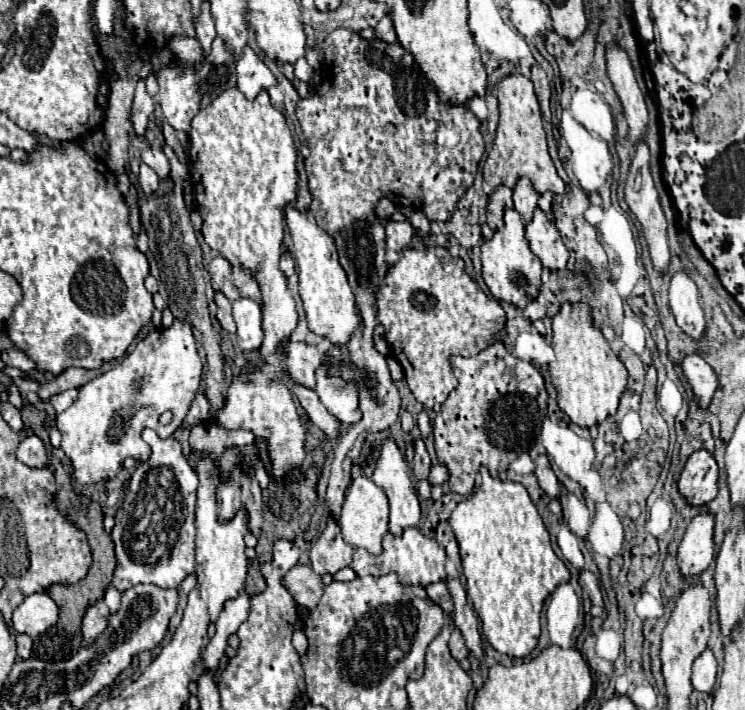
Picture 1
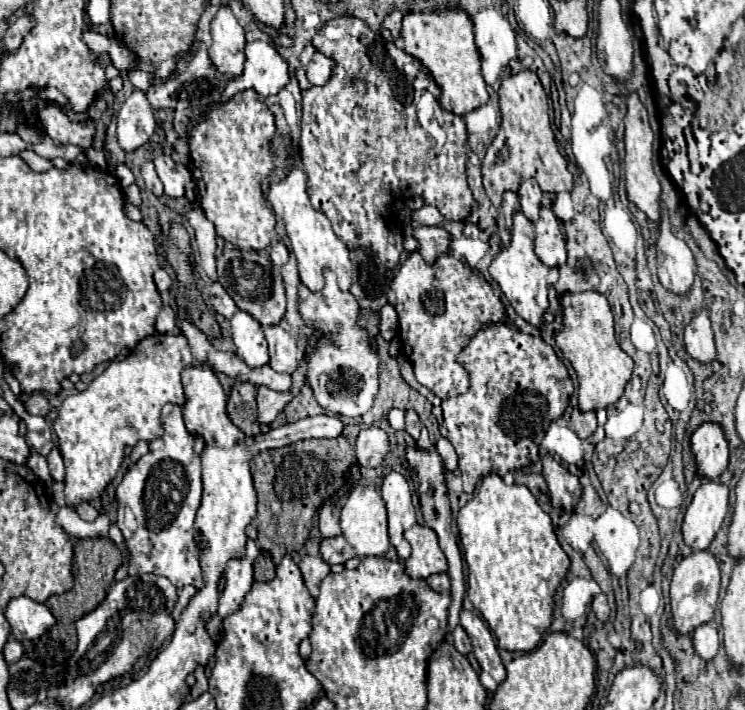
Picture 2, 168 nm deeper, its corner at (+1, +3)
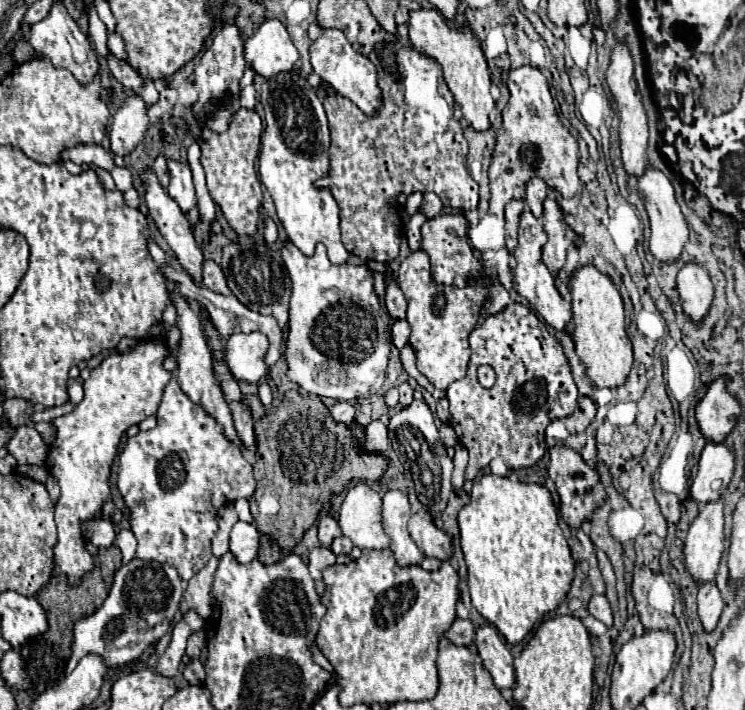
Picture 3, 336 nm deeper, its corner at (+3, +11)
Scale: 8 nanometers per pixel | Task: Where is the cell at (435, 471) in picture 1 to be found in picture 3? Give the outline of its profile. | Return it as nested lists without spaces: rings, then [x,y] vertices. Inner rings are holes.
[[[442,424],[438,430],[440,430],[442,444],[444,444],[446,448],[450,448],[450,446],[456,446],[456,444],[458,444],[458,438],[456,438],[456,434],[454,434],[454,428],[452,428],[450,424]]]

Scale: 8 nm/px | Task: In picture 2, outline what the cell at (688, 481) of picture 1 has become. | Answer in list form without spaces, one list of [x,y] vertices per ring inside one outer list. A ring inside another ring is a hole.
[[[702,422],[692,434],[692,452],[704,478],[718,478],[728,466],[728,440],[718,422]]]

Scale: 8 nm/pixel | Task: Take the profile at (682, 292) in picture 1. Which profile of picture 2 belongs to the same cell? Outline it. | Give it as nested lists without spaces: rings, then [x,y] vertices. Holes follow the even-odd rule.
[[[660,204],[656,258],[658,258],[658,278],[662,286],[676,294],[688,292],[696,274],[694,256],[688,244],[672,234],[668,210],[664,204]]]

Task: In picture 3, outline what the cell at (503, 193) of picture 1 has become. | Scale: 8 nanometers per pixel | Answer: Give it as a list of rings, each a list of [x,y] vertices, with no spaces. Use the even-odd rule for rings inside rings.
[[[510,200],[506,204],[506,248],[512,252],[518,244],[518,216],[524,210],[524,200]]]

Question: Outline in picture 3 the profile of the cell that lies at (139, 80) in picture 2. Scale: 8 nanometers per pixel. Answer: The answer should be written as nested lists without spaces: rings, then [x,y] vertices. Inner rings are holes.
[[[110,34],[110,36],[108,36],[108,48],[110,48],[110,52],[112,52],[114,56],[118,56],[120,60],[128,60],[128,54],[124,52],[124,42],[122,42],[122,38],[120,38],[118,34]]]

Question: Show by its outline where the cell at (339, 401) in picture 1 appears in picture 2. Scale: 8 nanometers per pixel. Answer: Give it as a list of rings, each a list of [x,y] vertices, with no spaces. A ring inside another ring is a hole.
[[[326,268],[324,288],[320,292],[310,292],[304,284],[298,286],[298,312],[310,328],[318,328],[322,334],[316,350],[306,358],[306,382],[310,384],[316,402],[326,412],[338,416],[356,418],[366,414],[380,390],[378,376],[382,372],[382,360],[376,348],[372,348],[370,332],[358,326],[360,306],[356,298],[350,292],[342,292],[336,284],[334,272]]]

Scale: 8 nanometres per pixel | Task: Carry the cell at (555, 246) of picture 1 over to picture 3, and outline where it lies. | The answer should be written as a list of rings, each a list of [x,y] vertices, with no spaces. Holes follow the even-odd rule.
[[[550,198],[544,200],[542,224],[544,224],[544,232],[548,236],[548,240],[542,248],[542,260],[544,260],[544,264],[548,266],[548,270],[552,274],[558,274],[558,270],[564,266],[566,252],[572,244],[574,232],[570,234],[570,228],[564,222],[560,206]]]

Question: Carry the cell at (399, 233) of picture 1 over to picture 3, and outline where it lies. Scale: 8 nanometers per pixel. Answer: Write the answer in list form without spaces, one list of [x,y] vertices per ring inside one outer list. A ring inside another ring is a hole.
[[[436,216],[424,222],[422,226],[422,248],[430,256],[432,278],[440,284],[466,286],[468,278],[482,278],[482,262],[476,258],[474,250],[468,246],[466,236],[466,218],[460,216]]]

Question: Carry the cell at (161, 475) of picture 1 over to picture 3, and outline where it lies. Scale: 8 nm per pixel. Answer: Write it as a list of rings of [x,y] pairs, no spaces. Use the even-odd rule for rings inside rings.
[[[172,378],[166,388],[158,408],[158,426],[148,432],[138,432],[134,438],[128,438],[124,452],[120,454],[118,464],[118,490],[130,510],[130,528],[138,540],[136,558],[156,560],[160,564],[170,564],[178,570],[182,580],[190,580],[200,572],[210,556],[210,540],[218,530],[216,516],[222,506],[250,498],[254,494],[256,480],[252,476],[252,466],[244,458],[242,450],[228,442],[222,434],[222,428],[214,418],[210,418],[200,406],[192,404],[188,396],[180,390],[176,378]]]

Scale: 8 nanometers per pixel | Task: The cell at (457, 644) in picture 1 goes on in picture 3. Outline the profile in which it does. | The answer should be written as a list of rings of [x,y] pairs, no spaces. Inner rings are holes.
[[[456,618],[454,624],[450,626],[450,630],[444,634],[450,642],[454,642],[456,646],[468,646],[474,640],[474,626],[470,620],[460,620]]]

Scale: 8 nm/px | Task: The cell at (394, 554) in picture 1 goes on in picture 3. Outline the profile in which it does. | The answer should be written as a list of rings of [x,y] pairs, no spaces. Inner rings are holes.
[[[426,512],[412,514],[408,522],[408,532],[426,558],[438,558],[442,562],[450,560],[452,556],[450,536],[444,534],[440,528],[436,528],[430,514]]]

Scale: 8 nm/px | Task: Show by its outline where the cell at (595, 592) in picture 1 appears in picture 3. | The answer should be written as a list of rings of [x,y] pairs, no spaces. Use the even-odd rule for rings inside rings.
[[[594,594],[590,598],[590,604],[588,604],[588,612],[598,618],[600,622],[604,622],[608,628],[612,626],[612,610],[610,610],[610,604],[606,600],[604,594]]]

